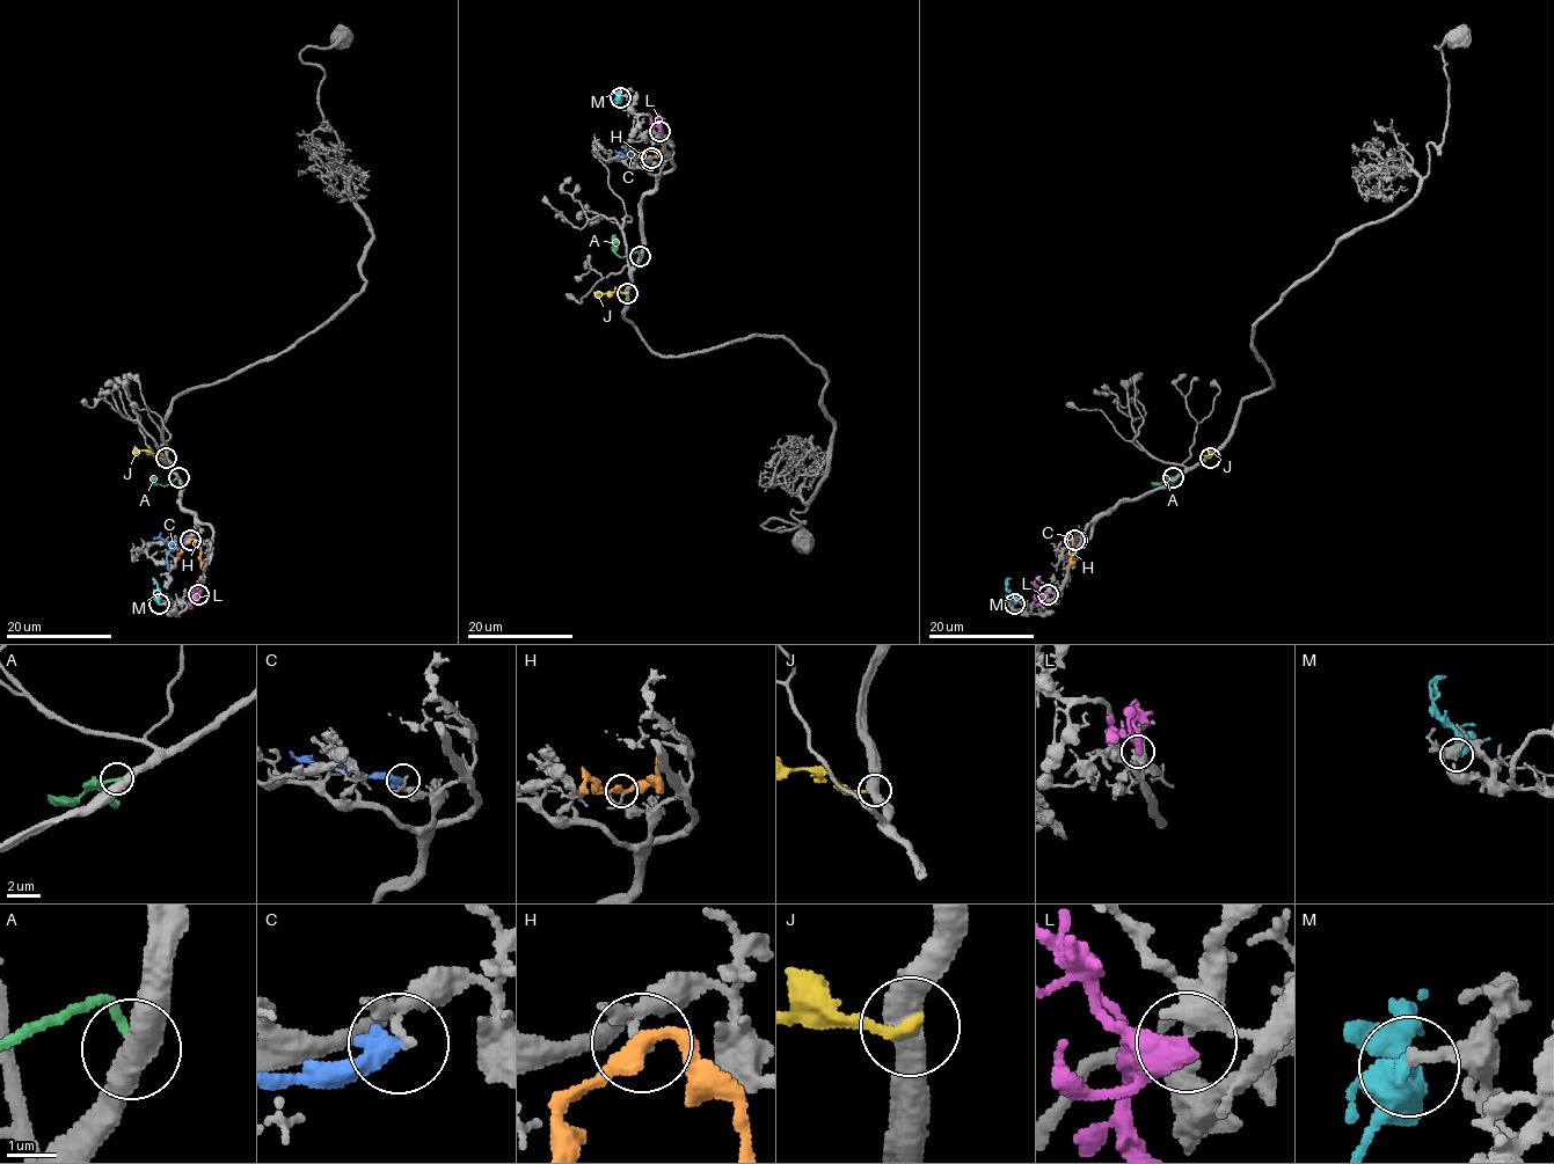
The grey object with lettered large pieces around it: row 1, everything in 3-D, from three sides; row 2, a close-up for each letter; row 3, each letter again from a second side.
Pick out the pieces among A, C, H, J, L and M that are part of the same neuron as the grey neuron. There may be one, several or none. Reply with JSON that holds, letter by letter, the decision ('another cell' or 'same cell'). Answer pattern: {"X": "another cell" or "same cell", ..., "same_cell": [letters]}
{"A": "another cell", "C": "another cell", "H": "another cell", "J": "another cell", "L": "another cell", "M": "same cell", "same_cell": ["M"]}

